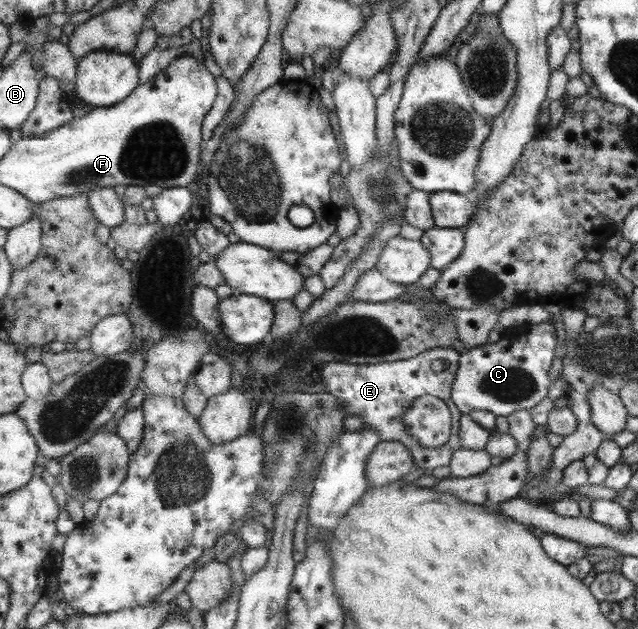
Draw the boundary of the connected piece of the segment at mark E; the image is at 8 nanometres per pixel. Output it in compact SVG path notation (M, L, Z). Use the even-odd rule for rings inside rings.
M438 347L428 349L411 359L383 362L377 365L357 366L343 361L331 362L325 364L321 376L326 392L339 399L339 403L343 405L347 416L357 414L359 417L363 417L364 425L371 426L373 431L377 431L382 441L403 443L414 455L416 467L432 470L435 467L443 467L443 465L449 466L455 453L464 449L460 437L462 412L452 399L455 379L460 369L461 356L462 353L452 347ZM435 359L437 361L439 359L449 361L447 369L437 373L433 371ZM427 395L442 398L452 411L452 438L442 448L429 449L423 447L417 439L407 433L407 424L403 420L403 416L411 408L411 404L418 398Z

